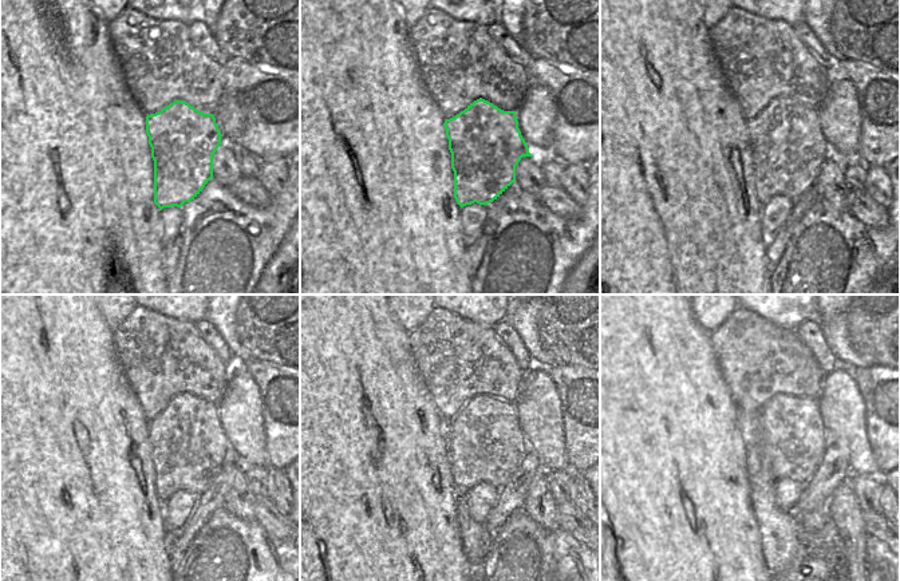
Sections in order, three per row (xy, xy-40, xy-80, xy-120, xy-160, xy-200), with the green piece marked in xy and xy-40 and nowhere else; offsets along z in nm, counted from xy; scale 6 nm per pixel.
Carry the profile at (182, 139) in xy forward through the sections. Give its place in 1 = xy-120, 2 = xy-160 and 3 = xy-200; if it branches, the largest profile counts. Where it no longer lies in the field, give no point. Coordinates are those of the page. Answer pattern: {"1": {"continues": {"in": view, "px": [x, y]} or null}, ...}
{"1": {"continues": {"in": "xy-120", "px": [189, 447]}}, "2": {"continues": {"in": "xy-160", "px": [485, 443]}}, "3": {"continues": {"in": "xy-200", "px": [793, 437]}}}

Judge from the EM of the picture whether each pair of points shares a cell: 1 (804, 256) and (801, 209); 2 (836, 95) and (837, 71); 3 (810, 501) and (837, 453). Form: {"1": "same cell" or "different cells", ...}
{"1": "different cells", "2": "different cells", "3": "same cell"}

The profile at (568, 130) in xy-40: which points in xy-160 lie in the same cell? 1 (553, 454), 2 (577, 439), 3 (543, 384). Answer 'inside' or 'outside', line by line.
1: outside
2: inside
3: outside

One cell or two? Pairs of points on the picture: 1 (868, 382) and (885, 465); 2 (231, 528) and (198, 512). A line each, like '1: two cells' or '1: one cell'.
1: one cell
2: two cells

